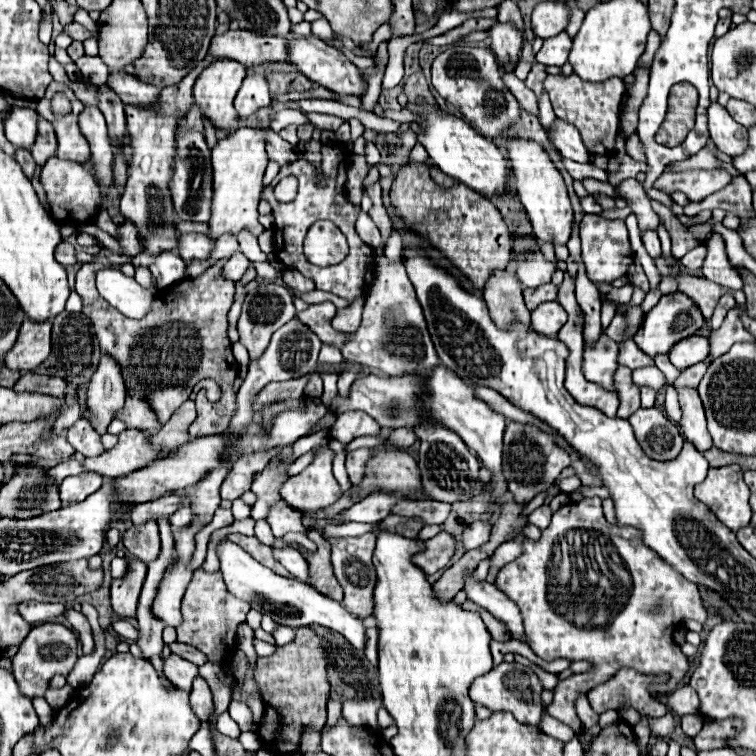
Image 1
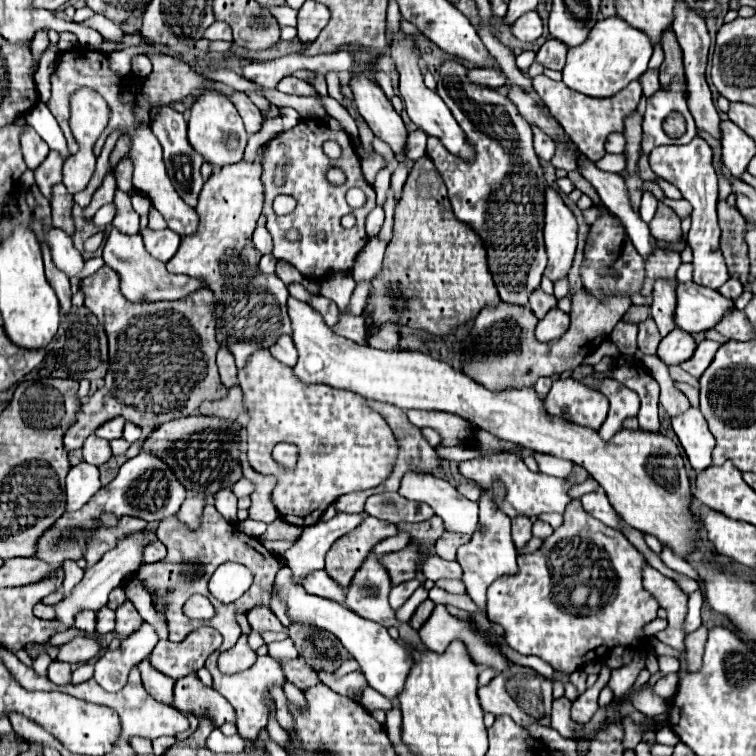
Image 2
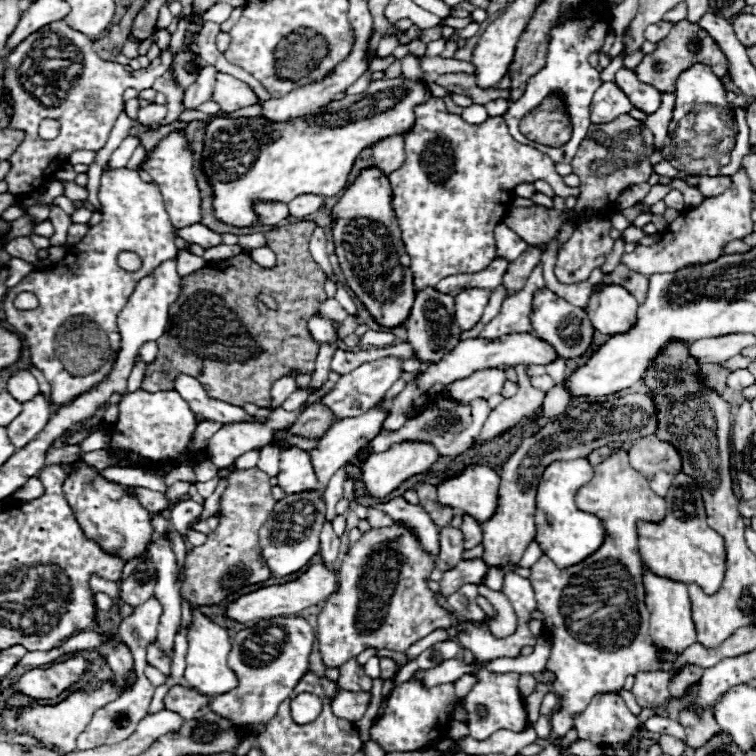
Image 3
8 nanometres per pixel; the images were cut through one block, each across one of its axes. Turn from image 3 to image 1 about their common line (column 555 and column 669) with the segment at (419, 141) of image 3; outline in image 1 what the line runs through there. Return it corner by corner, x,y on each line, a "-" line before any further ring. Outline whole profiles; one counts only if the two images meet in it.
666,170
658,180
656,188
662,192
684,192
690,202
700,202
706,196
722,190
730,182
730,174
726,170
686,170
672,172

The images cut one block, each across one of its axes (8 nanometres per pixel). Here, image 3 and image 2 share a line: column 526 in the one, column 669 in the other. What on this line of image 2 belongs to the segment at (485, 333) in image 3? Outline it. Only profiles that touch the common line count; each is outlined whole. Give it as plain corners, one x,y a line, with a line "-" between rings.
658,278
654,282
650,316
656,320
662,336
666,336
668,332
674,330
674,322
672,322
672,312
676,308
676,294
674,294
674,290
676,290
676,282
674,280

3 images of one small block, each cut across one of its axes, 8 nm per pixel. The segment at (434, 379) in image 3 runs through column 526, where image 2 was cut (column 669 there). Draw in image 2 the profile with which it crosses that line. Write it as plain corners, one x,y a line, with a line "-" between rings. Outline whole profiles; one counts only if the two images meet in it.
672,330
668,336
662,338
658,346
658,358
664,364
674,366
674,364
682,364
688,358
692,358
694,350
696,350
696,342
692,334
682,332
682,330

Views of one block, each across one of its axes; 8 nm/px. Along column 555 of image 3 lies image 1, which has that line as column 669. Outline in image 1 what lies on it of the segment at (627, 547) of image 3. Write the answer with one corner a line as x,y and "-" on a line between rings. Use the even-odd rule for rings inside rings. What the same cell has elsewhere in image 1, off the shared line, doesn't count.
598,496
584,498
578,504
568,504
558,510
552,516
550,526
542,530
540,540
526,540
522,556
500,568
496,586
520,608
524,636
536,656
548,662
556,658
592,662
592,670
560,681
554,690
552,704
546,708
550,716
562,724
568,724
576,732
584,730
584,726
576,718
574,698
610,680
620,668
634,668
642,674
666,672
670,674
668,684
654,686
650,692
674,692
688,672
688,658
680,652
680,648
672,646
672,632
682,620
706,622
706,610
702,606
698,586
688,582
678,570
674,570
654,550
650,550
642,542
640,530
608,524
602,514
602,500
-
668,712
664,718
652,718
650,722
650,728
652,728
652,734
656,736
668,736
676,726
676,718

